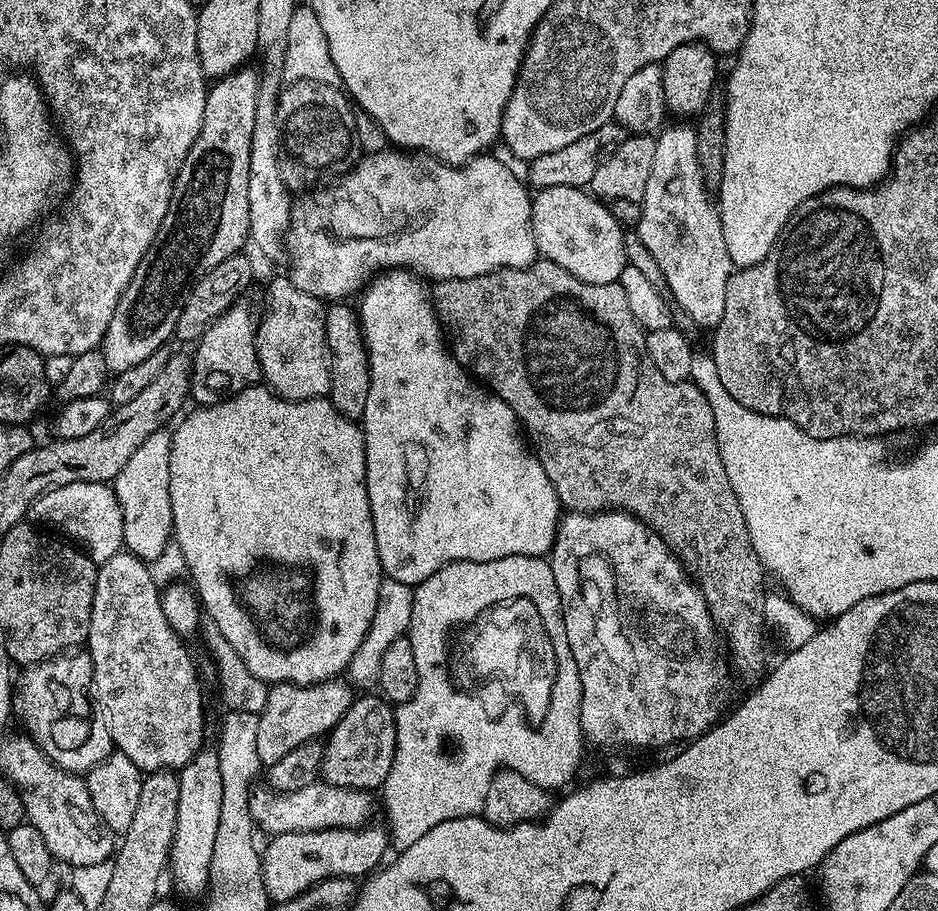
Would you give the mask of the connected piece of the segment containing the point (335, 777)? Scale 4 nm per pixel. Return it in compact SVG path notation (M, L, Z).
M357 695L346 714L342 714L340 721L327 733L319 774L323 783L339 788L383 789L386 774L390 774L390 766L394 762L396 713L383 695L375 695Z

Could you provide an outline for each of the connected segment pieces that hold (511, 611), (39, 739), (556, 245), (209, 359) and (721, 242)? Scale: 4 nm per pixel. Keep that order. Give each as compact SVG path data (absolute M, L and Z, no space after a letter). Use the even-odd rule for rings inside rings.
M506 600L488 608L461 632L464 633L460 636L460 652L464 655L465 666L476 676L504 680L512 691L509 693L524 708L528 724L541 724L548 713L556 681L556 655L550 634L546 634L546 626L542 626L538 606L529 600Z
M76 654L53 656L43 664L25 667L14 684L12 711L15 719L24 723L23 731L59 768L84 774L99 764L106 752L100 748L80 748L92 732L88 721L88 715L94 712L90 703L92 660L86 654L72 655Z
M554 186L542 188L535 193L532 201L532 237L536 239L536 251L541 257L574 274L582 282L591 284L614 284L622 274L630 256L624 253L625 229L612 216L611 207L589 194L584 188L570 186Z
M237 302L231 304L200 335L195 345L196 352L191 353L192 383L197 389L204 391L195 393L194 400L197 405L219 404L222 398L233 396L261 383L260 359L256 349L257 327L257 321L252 321L251 310L244 302Z
M665 127L655 137L654 166L650 170L650 182L646 182L646 194L642 201L641 220L635 235L640 235L643 251L658 262L664 275L664 284L671 297L676 298L681 310L700 328L715 329L722 318L722 310L726 307L726 282L732 277L734 265L730 258L730 250L726 250L726 238L722 234L722 222L717 205L712 204L710 193L704 186L704 179L698 166L696 153L695 127Z

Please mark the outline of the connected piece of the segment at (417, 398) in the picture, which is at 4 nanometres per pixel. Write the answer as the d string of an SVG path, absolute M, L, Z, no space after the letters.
M388 270L367 285L363 293L364 301L358 304L360 328L364 331L364 345L368 348L370 366L370 394L366 394L362 431L366 454L366 490L374 522L374 542L378 542L381 573L409 586L420 584L450 562L490 562L494 558L507 556L544 556L551 553L552 543L556 541L556 529L562 519L560 499L556 496L550 478L546 478L546 470L542 470L542 462L530 447L514 410L510 410L502 398L473 379L468 369L463 368L451 351L446 350L446 336L432 308L429 289L424 289L424 284L421 277L407 270Z

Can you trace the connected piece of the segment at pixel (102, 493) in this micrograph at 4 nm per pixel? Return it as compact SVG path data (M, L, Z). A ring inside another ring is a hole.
M70 482L70 486L58 486L35 500L31 515L61 528L69 541L82 546L95 564L102 565L125 547L123 536L123 511L111 483Z

